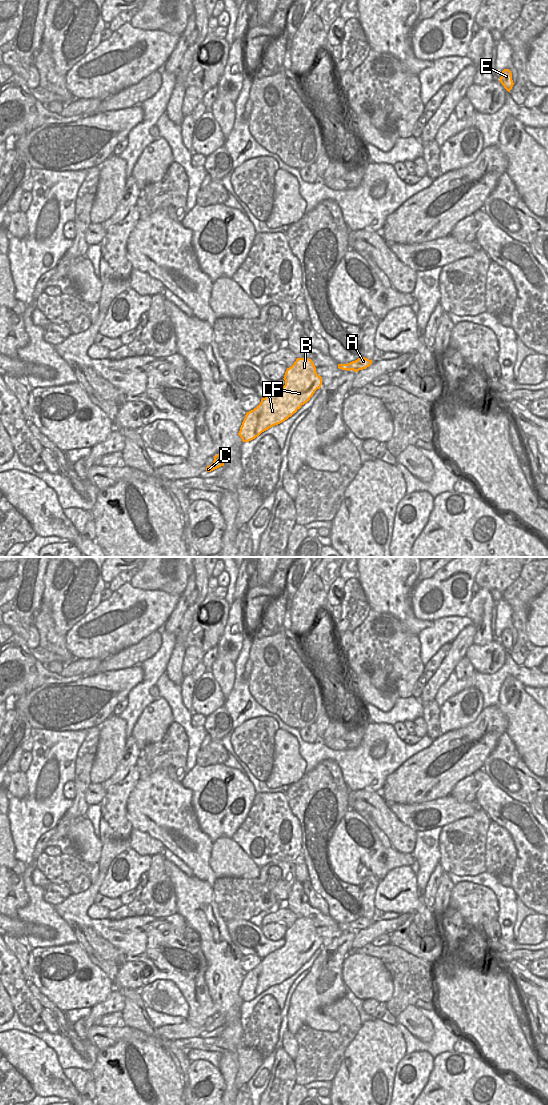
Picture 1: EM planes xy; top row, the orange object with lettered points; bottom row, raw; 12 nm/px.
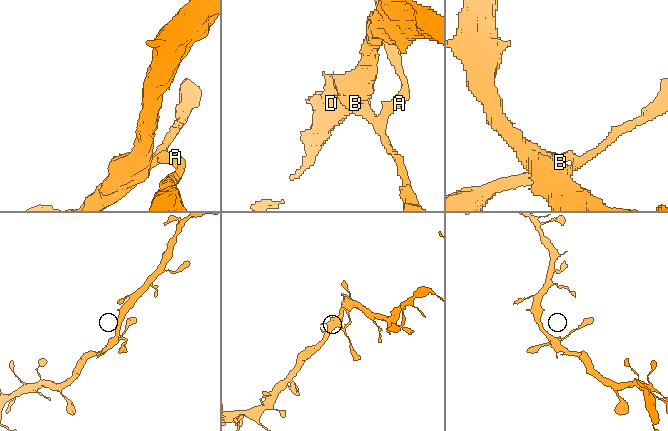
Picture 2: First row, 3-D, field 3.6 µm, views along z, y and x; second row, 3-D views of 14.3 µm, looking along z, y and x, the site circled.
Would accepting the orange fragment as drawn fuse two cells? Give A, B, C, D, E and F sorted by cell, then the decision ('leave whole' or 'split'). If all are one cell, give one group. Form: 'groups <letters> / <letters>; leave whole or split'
groups A B C D E F; leave whole

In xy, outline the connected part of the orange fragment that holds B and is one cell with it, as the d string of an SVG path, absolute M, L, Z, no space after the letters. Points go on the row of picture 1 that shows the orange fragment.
M297 358L294 364L287 368L283 379L285 385L281 389L262 398L256 408L246 413L238 433L243 442L249 442L262 432L287 420L307 403L322 385L322 377L317 374L316 367L309 358Z

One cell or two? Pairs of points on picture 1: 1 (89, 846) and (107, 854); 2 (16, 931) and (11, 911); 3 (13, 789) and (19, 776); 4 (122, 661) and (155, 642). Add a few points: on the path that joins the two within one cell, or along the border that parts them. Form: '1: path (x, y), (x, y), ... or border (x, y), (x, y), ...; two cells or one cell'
1: border (103, 843), (101, 856), (97, 863); two cells
2: border (10, 916), (16, 918); two cells
3: path (16, 786), (18, 779); one cell
4: path (130, 656), (143, 651), (147, 647); one cell

